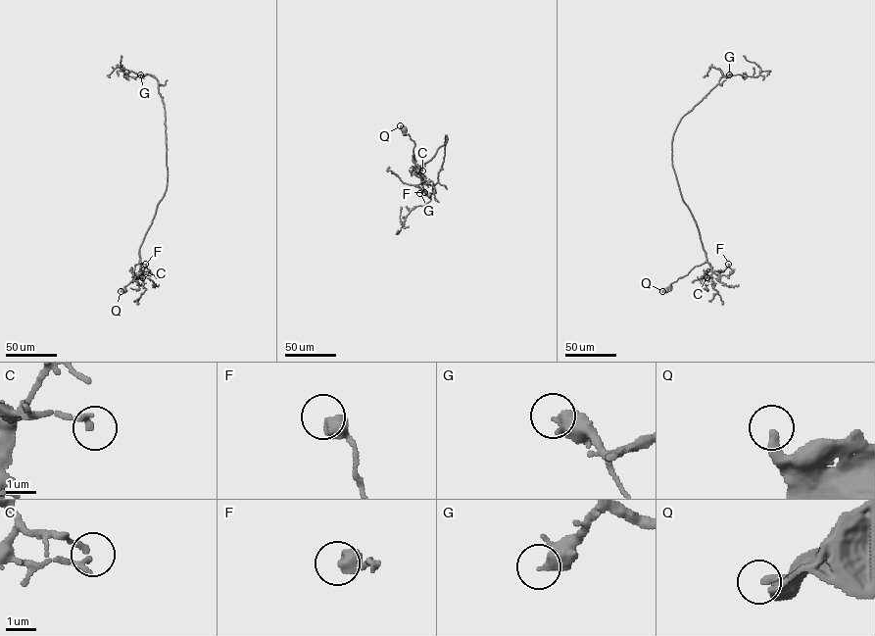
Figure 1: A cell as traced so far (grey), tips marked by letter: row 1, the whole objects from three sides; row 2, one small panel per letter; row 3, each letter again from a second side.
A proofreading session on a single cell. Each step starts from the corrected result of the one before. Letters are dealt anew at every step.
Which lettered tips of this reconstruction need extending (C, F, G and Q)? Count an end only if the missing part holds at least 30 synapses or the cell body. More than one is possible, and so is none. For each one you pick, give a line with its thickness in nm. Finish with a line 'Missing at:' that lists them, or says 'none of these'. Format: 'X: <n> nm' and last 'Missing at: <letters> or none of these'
G: 320 nm
Missing at: G

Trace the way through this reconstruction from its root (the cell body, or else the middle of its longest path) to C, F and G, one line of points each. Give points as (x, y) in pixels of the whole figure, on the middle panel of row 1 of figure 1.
C: (404, 129), (413, 141), (414, 163), (420, 169), (420, 175), (419, 171), (422, 171)
F: (404, 129), (413, 141), (414, 163), (420, 169), (424, 192)
G: (404, 129), (413, 141), (419, 171), (447, 137), (432, 193), (419, 193)

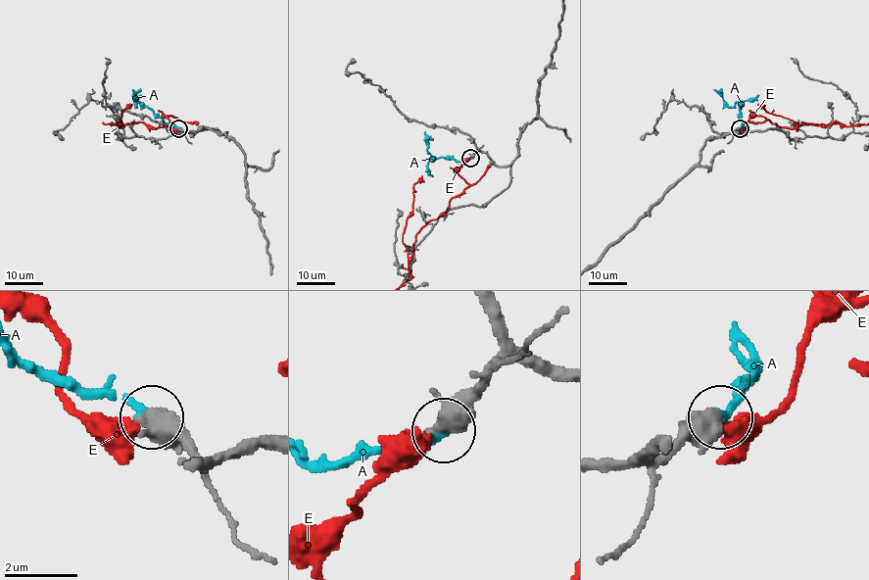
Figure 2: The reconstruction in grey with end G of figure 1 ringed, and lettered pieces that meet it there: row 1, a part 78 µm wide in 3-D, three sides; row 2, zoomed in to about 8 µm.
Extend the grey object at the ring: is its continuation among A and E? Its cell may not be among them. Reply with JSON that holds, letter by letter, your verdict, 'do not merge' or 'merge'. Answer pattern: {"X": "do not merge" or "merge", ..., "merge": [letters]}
{"A": "merge", "E": "do not merge", "merge": ["A"]}

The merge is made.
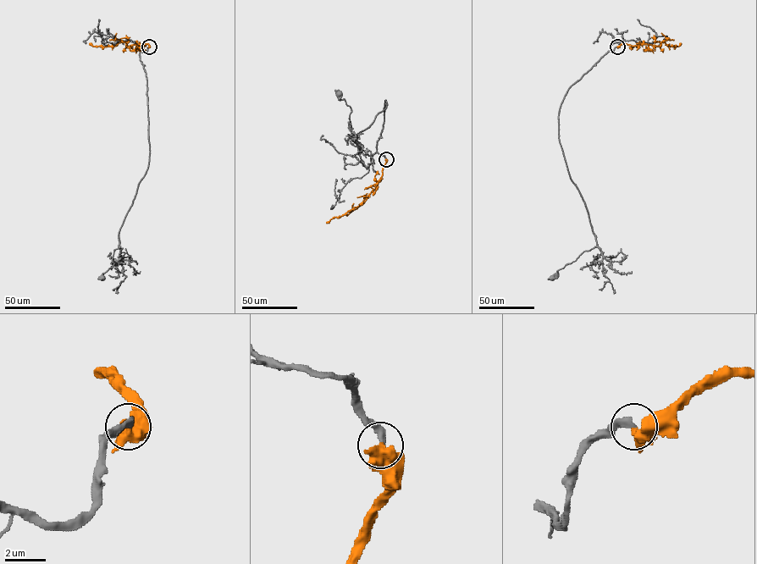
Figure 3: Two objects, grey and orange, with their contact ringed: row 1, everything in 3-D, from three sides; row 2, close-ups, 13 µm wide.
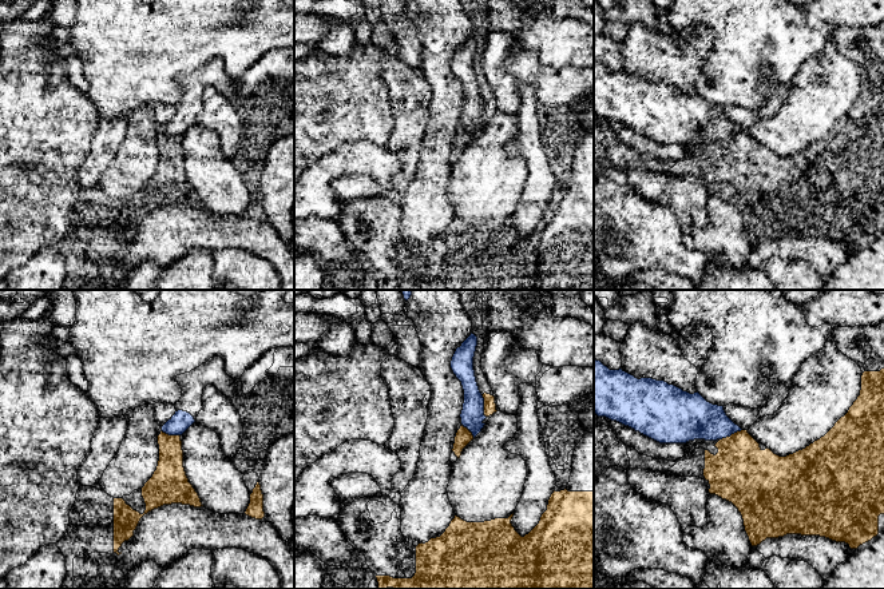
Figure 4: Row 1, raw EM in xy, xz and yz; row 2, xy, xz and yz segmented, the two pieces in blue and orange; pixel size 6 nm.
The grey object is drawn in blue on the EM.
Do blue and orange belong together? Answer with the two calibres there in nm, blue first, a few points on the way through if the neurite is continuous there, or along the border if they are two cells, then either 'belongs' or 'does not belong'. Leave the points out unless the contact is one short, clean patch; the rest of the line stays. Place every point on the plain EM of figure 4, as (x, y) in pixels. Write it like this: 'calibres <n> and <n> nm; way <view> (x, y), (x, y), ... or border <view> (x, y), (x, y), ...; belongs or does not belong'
calibres 260 and 380 nm; border yz (741, 130), (720, 140); does not belong

